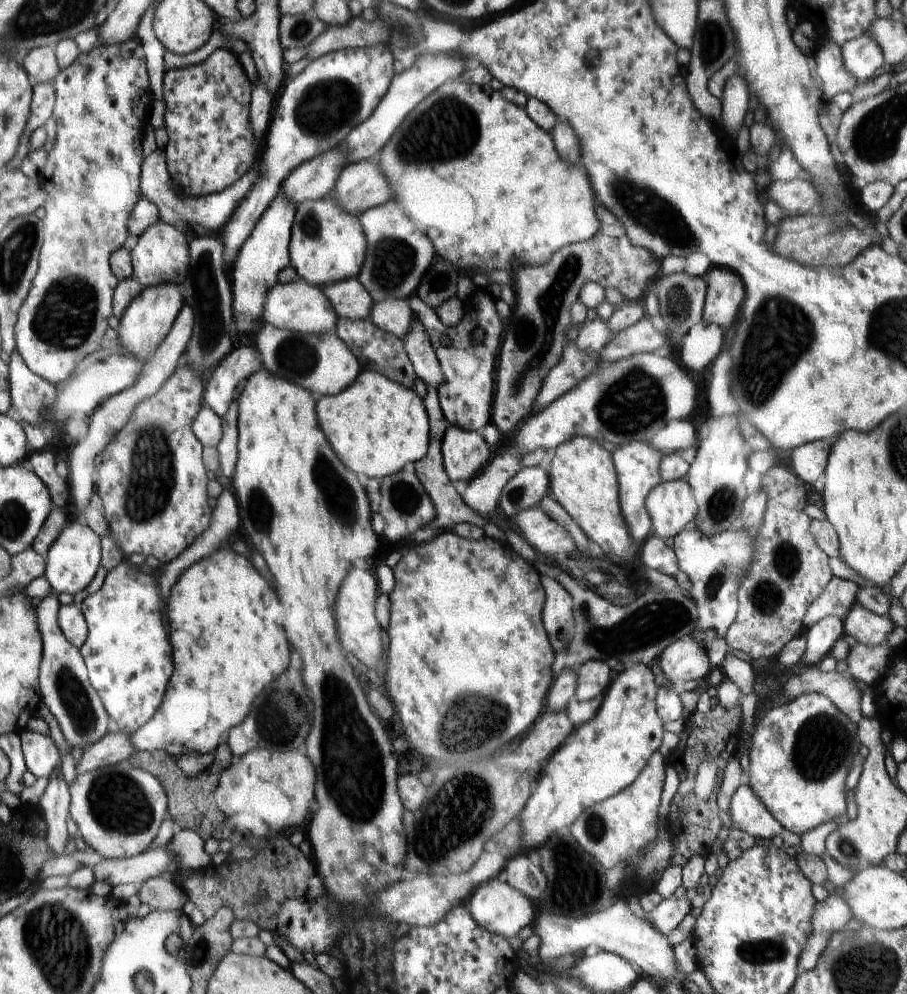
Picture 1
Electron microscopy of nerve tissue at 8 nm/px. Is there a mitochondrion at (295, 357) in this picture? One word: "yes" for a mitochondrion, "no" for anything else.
yes

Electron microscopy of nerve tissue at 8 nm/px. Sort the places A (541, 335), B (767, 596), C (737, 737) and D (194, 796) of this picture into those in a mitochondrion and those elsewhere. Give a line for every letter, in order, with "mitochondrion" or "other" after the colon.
A: mitochondrion
B: mitochondrion
C: other
D: other

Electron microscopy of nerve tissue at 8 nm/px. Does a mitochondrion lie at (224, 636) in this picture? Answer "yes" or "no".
no

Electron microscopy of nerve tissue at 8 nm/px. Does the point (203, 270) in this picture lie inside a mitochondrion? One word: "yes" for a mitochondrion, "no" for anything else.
yes

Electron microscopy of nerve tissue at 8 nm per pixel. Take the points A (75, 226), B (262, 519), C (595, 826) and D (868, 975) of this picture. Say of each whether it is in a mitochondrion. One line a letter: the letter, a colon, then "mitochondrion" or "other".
A: other
B: mitochondrion
C: mitochondrion
D: mitochondrion

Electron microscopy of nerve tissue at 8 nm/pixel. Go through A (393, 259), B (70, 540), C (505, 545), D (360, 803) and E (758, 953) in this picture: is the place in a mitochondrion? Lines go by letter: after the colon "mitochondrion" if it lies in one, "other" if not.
A: mitochondrion
B: other
C: other
D: mitochondrion
E: mitochondrion

